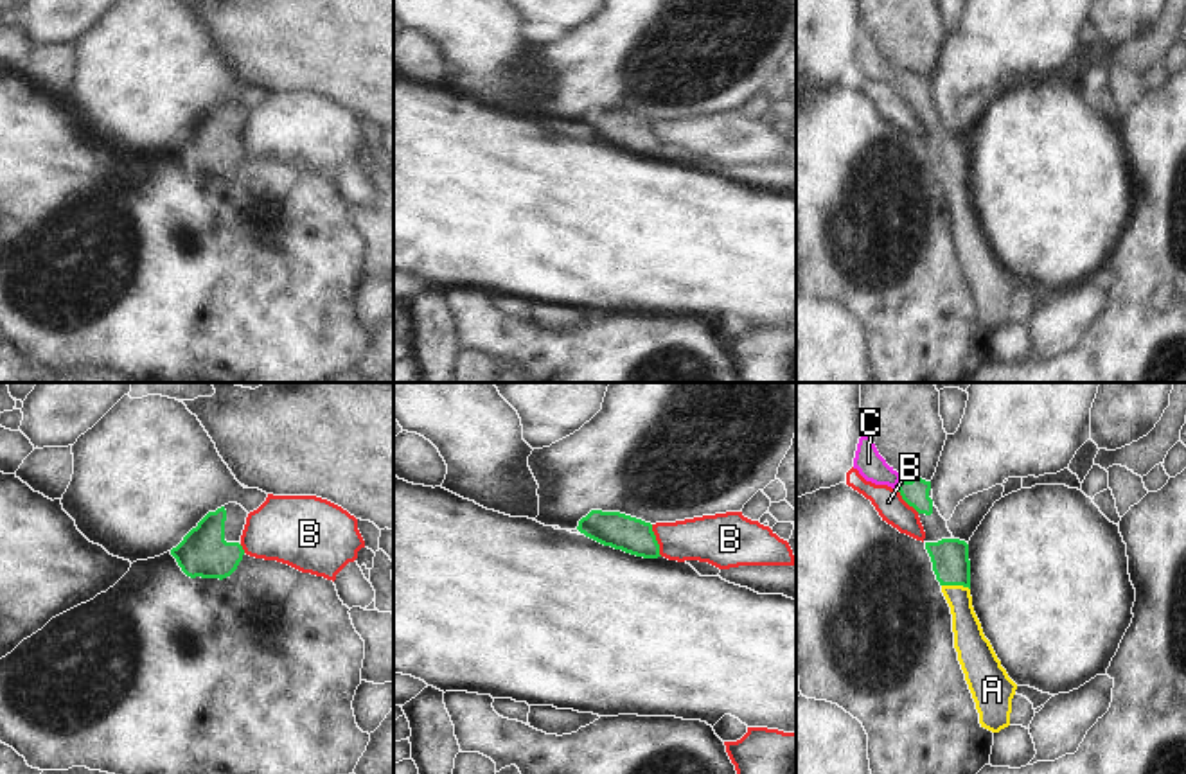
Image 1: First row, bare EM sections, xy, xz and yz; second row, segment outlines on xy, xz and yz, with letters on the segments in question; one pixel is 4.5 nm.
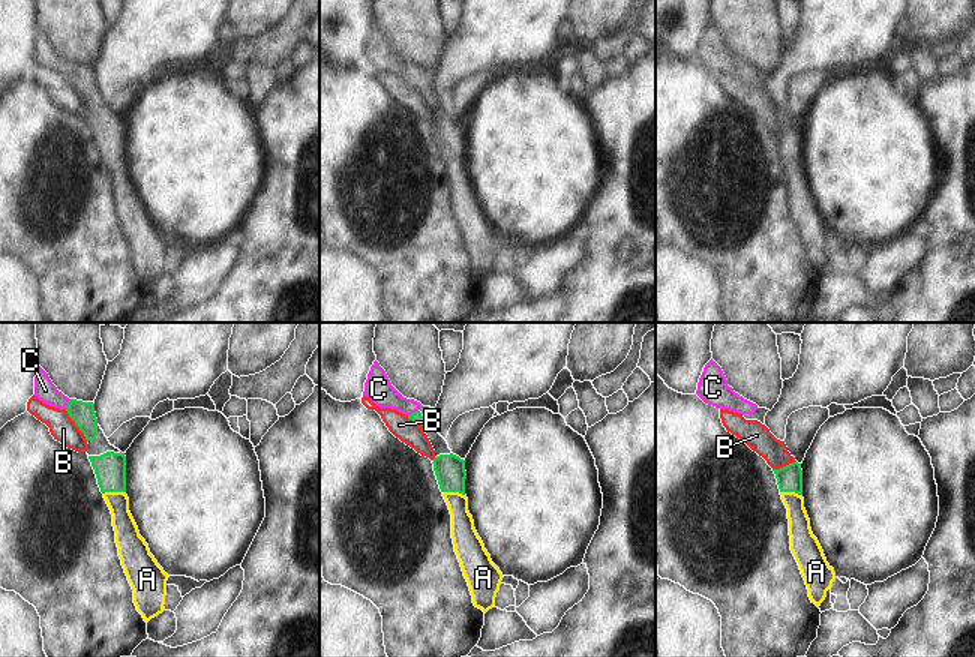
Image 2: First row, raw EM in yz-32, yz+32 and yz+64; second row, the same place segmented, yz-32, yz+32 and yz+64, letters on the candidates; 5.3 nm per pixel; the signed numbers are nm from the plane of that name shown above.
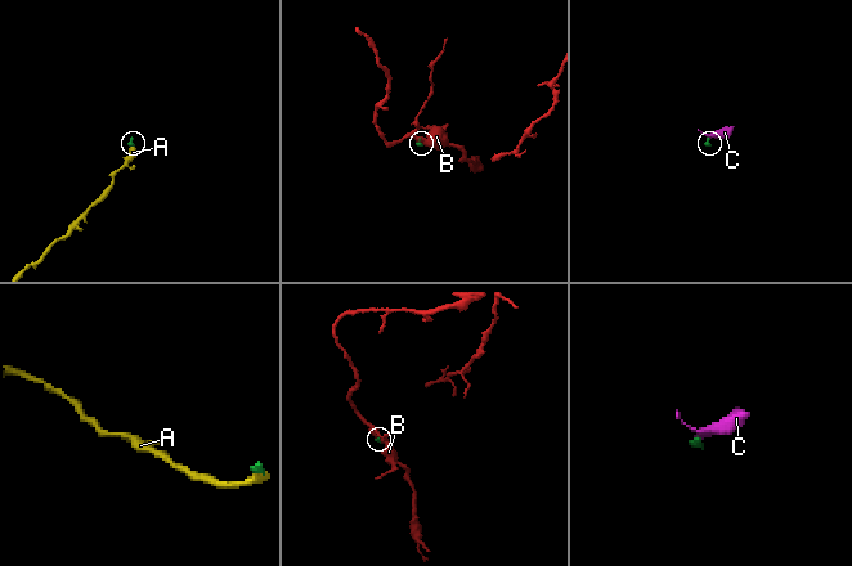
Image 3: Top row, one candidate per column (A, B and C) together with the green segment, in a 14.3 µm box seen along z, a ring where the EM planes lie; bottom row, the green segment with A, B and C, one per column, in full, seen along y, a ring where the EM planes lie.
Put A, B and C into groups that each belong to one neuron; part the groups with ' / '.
A C / B

